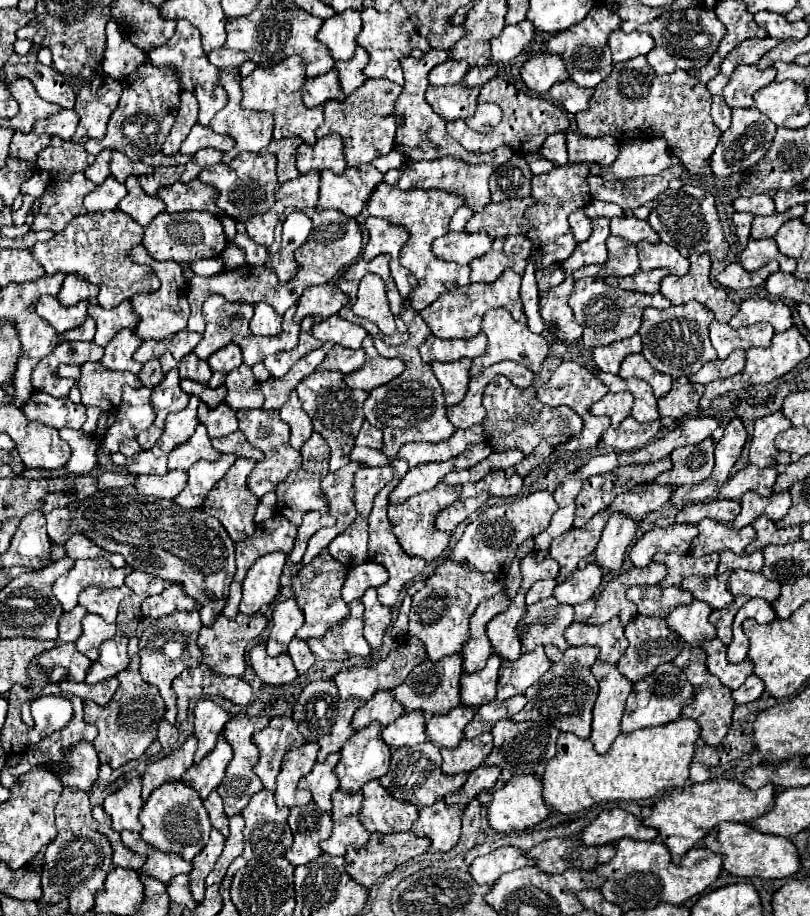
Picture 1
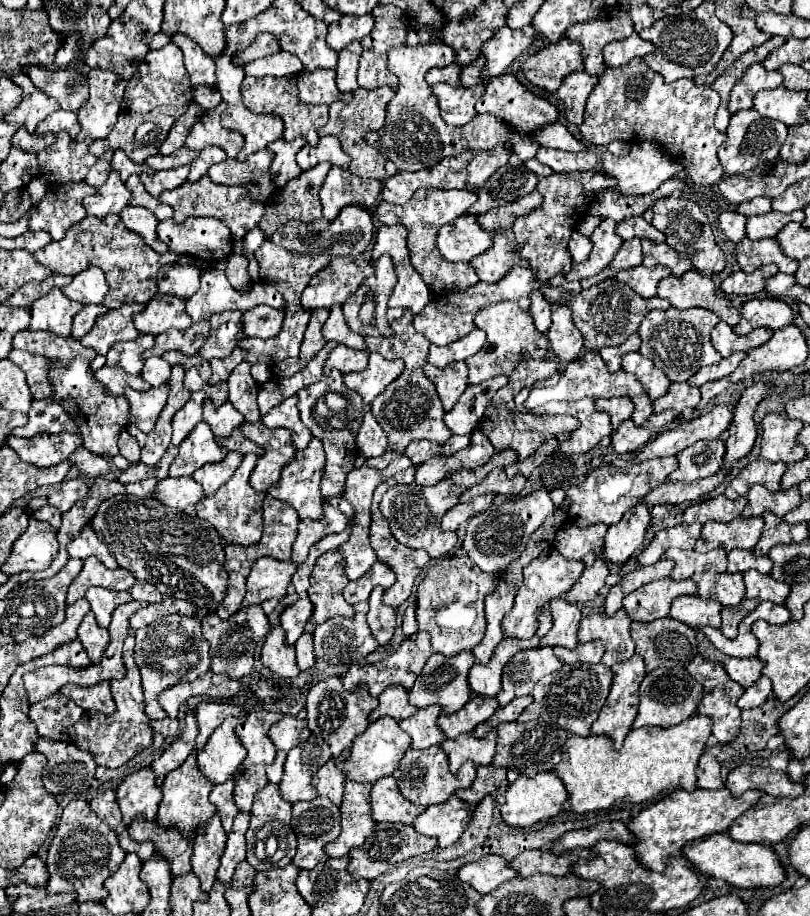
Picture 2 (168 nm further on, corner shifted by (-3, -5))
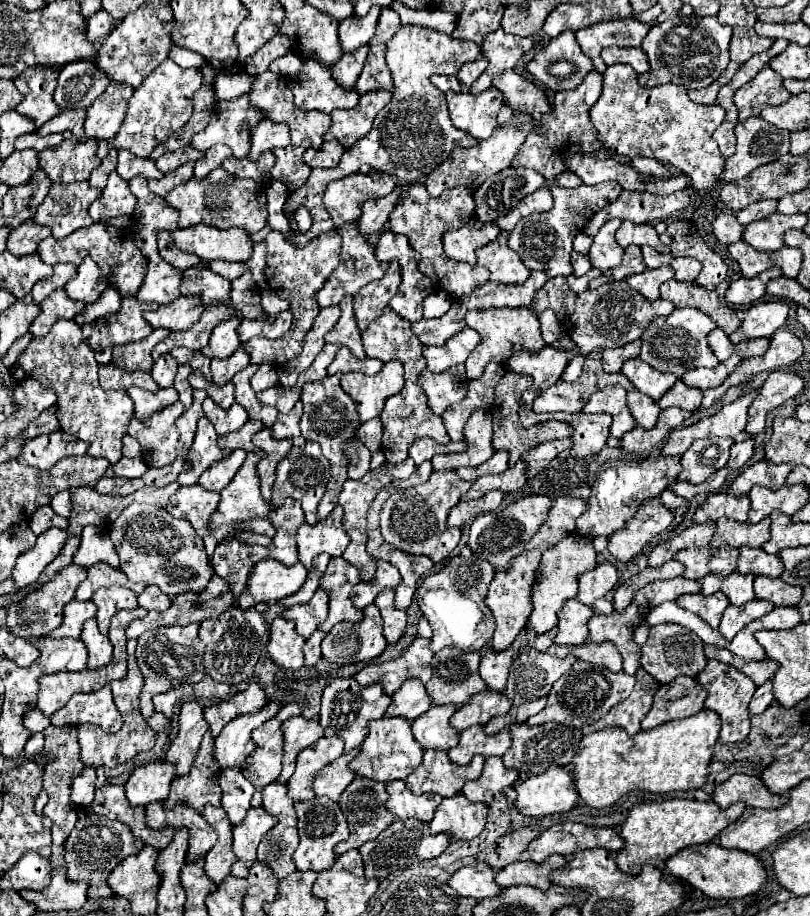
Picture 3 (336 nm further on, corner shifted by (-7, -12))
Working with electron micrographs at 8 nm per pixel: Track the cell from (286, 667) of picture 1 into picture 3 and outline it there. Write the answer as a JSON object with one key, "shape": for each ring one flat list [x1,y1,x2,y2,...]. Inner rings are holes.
{"shape":[[275,618,269,628,269,654,277,666,299,670,303,668,303,648,305,640,295,632,295,622,285,618]]}

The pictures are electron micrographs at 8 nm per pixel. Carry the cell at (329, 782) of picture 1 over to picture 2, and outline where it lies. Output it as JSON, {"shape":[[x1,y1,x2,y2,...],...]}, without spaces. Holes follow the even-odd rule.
{"shape":[[331,758,313,775,313,787,321,797,327,797,331,803,341,805,345,775,337,769,338,758]]}

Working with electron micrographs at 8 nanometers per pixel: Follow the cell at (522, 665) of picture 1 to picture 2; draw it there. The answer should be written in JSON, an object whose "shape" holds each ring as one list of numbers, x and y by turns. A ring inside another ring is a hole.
{"shape":[[547,647,515,653,513,659,503,669,503,689,495,697,499,701,499,707,507,705,515,697,531,695,535,683,541,677,555,673,561,667,563,663,555,657,553,649]]}

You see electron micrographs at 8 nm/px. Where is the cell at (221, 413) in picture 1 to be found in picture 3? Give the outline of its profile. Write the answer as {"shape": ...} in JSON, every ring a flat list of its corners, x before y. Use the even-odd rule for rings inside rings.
{"shape":[[205,398,203,400,203,412,205,416,211,420,211,424,215,426,217,434,223,436,223,434,229,434,229,432,235,432,239,430,245,422,247,422,247,410,241,406,241,404,233,404,231,408,223,410,221,406,217,406,211,398]]}

